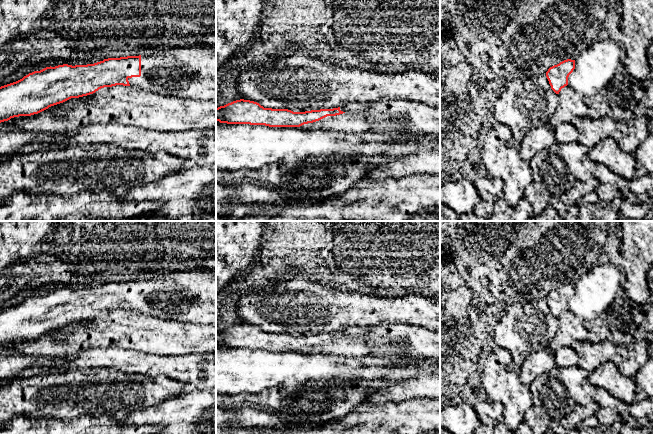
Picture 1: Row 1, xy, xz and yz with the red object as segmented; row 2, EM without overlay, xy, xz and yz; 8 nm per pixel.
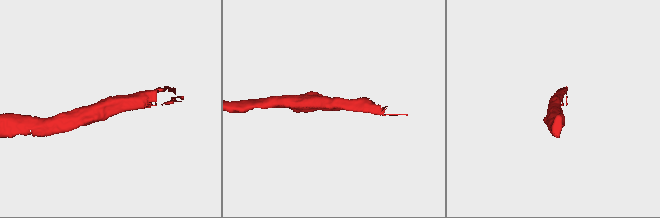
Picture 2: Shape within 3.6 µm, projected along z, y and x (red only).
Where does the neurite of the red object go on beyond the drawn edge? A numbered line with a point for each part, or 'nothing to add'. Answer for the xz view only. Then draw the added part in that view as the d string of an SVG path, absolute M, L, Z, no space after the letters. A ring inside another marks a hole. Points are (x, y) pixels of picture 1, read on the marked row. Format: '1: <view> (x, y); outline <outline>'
1: xz (399, 119); outline M383 99L376 103L350 103L340 107L370 121L371 131L393 139L440 140L440 108L421 102Z

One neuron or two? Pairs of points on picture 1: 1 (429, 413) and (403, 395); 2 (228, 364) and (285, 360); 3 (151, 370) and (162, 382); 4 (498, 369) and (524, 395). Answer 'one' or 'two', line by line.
1: two
2: one
3: two
4: one

